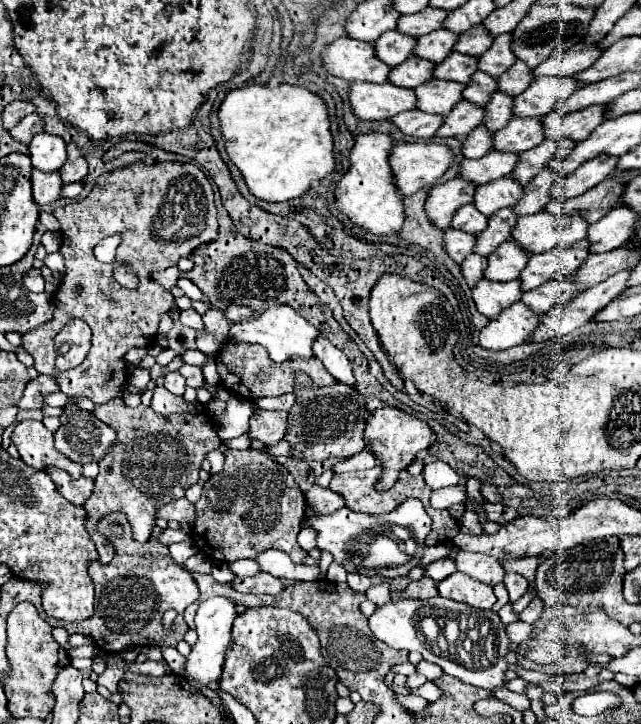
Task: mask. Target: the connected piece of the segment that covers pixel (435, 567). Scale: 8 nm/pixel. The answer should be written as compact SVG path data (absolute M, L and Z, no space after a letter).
M448 557L448 559L434 561L434 563L430 563L430 565L426 567L426 575L430 575L436 583L442 581L442 579L446 579L446 577L450 577L454 571L456 571L456 561L450 559L450 557Z

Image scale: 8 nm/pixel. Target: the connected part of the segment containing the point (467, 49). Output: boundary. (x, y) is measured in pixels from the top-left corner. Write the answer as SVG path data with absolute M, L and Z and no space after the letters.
M478 25L478 27L472 27L470 31L466 31L466 33L460 35L458 43L454 45L454 51L480 57L482 53L486 53L490 49L492 41L494 41L494 37L486 31L486 27Z

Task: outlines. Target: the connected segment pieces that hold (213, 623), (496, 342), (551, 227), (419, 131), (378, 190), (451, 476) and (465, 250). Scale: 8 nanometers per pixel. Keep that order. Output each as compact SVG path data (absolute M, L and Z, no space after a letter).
M212 597L204 603L200 603L196 611L196 631L198 631L198 643L192 647L192 653L188 655L186 661L186 675L196 679L202 685L210 685L220 677L222 663L224 663L224 653L230 643L230 629L236 619L236 603L234 599L224 599L224 597Z
M518 301L480 331L480 345L484 349L498 351L526 343L526 337L534 333L534 327L538 327L538 319L542 319L542 315L544 313L530 311L530 307Z
M544 211L520 217L516 229L512 231L512 239L530 253L544 253L552 247L586 239L588 227L590 223L586 223L586 219L578 219L578 215L558 217Z
M418 109L398 113L390 121L396 127L400 127L406 135L424 137L424 139L434 137L438 127L442 127L442 117L440 115L430 115L430 113L424 113L424 111L418 111Z
M388 133L358 135L350 151L350 173L336 183L336 207L362 229L368 229L376 235L398 233L398 227L402 227L406 221L404 195L398 191L398 185L392 179L392 167L388 163L394 145L396 139Z
M434 461L424 465L424 481L432 487L432 489L442 489L442 487L450 487L450 485L460 485L462 479L456 475L456 471L444 463L444 461Z
M448 229L444 233L444 247L456 263L462 263L462 259L466 259L466 255L474 251L474 239L476 235L466 235L458 229Z

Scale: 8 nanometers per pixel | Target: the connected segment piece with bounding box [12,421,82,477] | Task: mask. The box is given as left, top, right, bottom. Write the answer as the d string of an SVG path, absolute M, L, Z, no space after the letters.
M42 421L18 423L12 431L12 441L18 447L20 459L34 469L44 469L44 465L54 465L68 471L72 477L82 475L82 465L70 463L66 455L54 449L54 437L42 425Z

